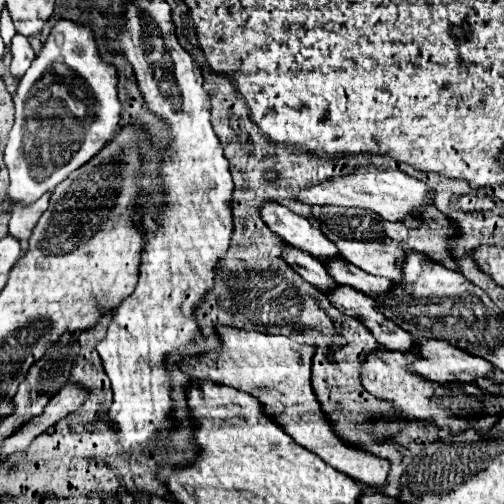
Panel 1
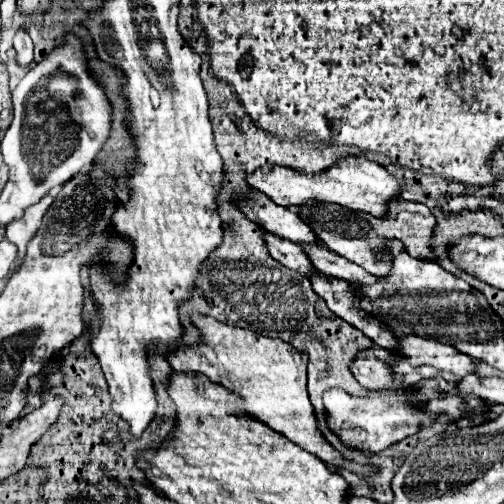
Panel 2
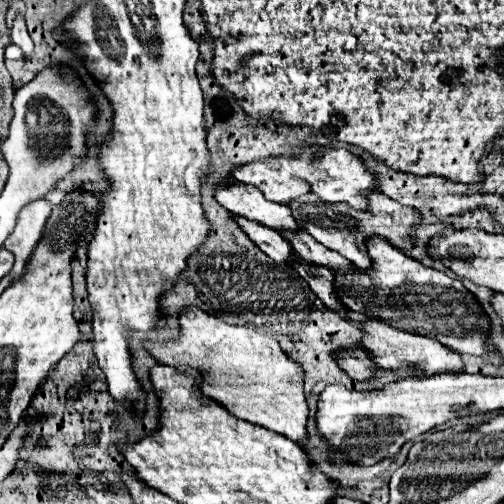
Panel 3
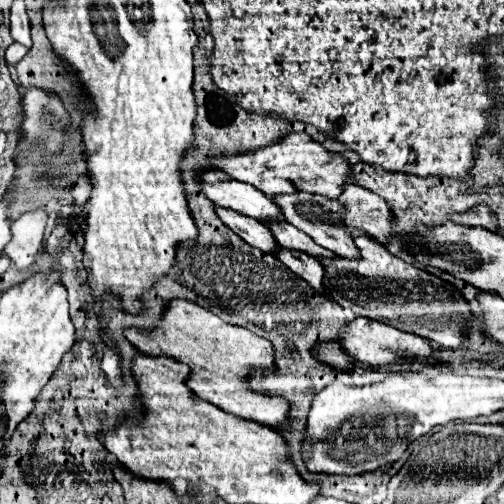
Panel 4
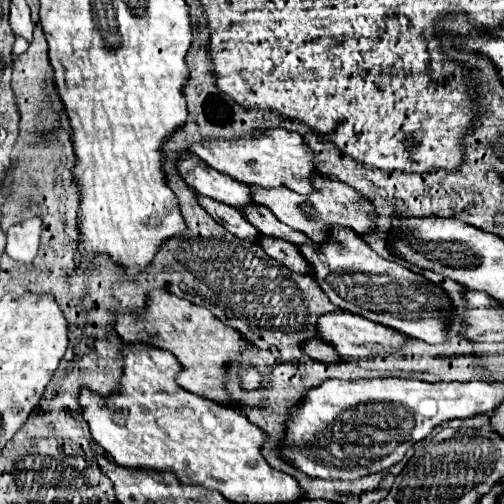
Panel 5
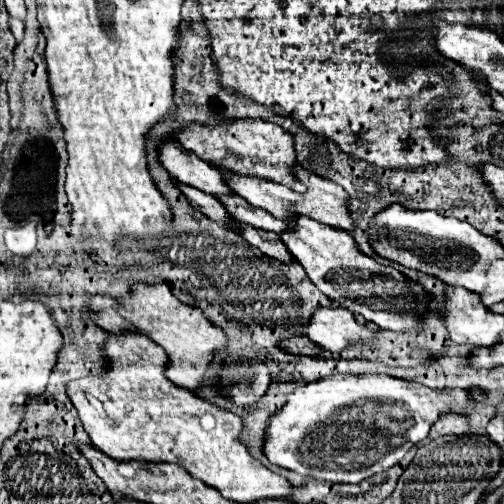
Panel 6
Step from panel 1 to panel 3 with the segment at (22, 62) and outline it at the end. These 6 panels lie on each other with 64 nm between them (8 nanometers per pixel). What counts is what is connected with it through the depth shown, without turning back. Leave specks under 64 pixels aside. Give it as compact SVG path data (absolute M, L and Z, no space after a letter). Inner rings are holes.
M16 16L16 18L14 18L14 26L12 26L12 42L14 42L16 46L22 48L22 52L24 52L26 58L28 58L28 56L32 54L32 50L34 50L32 38L30 38L30 34L28 34L28 30L26 30L26 24L24 24L24 18L22 18L22 16Z

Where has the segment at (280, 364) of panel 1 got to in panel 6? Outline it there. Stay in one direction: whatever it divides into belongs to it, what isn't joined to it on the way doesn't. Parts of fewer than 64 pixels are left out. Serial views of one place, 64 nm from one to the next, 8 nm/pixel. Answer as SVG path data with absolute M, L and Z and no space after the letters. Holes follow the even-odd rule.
M138 284L128 300L112 300L108 296L92 296L90 308L94 310L94 320L104 330L112 334L138 332L148 336L152 342L162 346L172 360L172 370L168 370L168 378L186 390L198 390L206 386L206 370L212 366L214 352L226 348L226 332L212 324L206 314L190 304L180 302L168 288L168 284Z

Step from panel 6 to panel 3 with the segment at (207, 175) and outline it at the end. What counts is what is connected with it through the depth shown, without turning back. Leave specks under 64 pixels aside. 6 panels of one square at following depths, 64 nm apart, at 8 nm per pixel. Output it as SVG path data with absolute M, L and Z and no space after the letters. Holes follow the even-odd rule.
M232 182L216 190L216 200L224 204L232 214L244 216L252 222L264 224L272 230L286 230L286 232L298 232L302 230L298 222L294 220L288 206L272 204L264 198L262 192L256 192L256 188L248 188L246 184Z

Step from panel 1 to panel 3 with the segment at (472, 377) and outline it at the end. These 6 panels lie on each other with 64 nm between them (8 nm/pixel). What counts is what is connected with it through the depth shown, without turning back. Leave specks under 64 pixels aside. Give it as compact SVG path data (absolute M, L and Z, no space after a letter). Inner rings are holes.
M364 320L364 340L362 346L376 356L376 366L383 369L403 369L403 364L414 366L420 372L426 374L438 374L438 372L462 372L464 362L458 352L446 348L434 338L420 336L420 334L410 334L392 328L388 322L378 322L378 320Z

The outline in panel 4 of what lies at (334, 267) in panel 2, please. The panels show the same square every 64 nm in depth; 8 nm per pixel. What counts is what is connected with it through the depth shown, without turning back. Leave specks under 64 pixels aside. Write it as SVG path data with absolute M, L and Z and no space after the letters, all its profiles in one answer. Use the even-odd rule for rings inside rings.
M272 224L272 226L268 226L268 228L272 230L272 234L276 236L276 240L278 240L284 248L294 248L294 250L304 252L304 254L308 254L308 256L312 256L312 258L318 258L318 260L322 260L322 258L328 258L328 260L338 258L334 252L328 252L326 248L318 246L308 234L304 234L302 230L294 228L292 224Z

